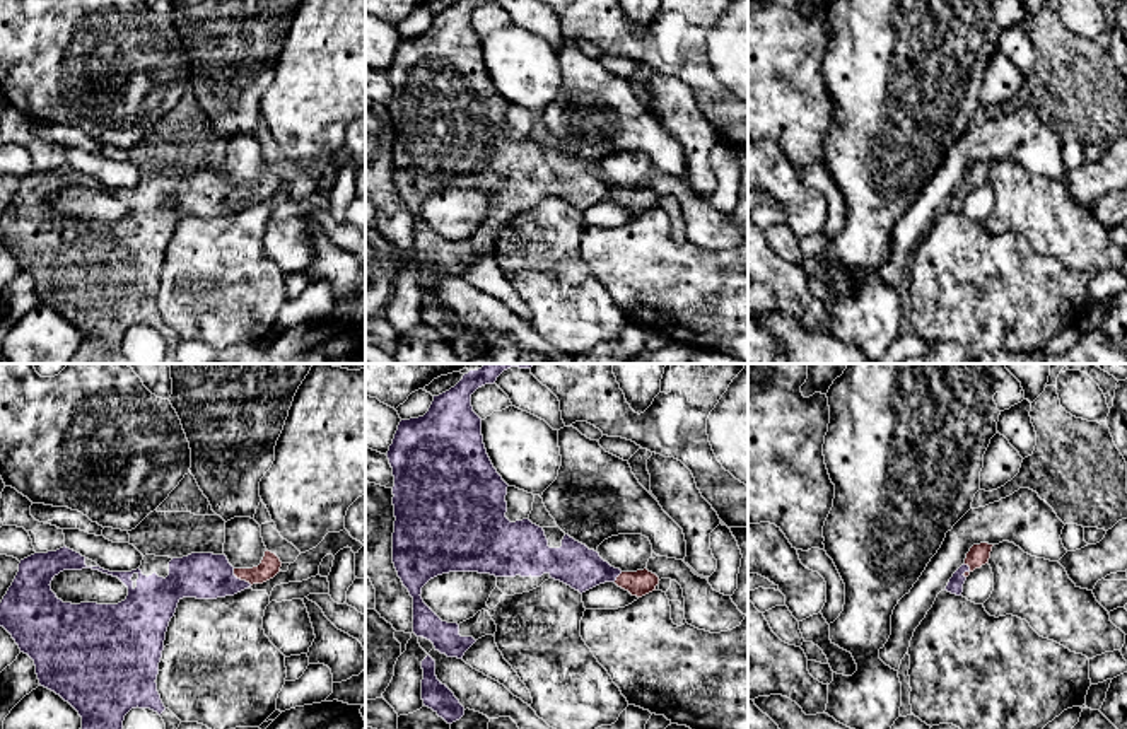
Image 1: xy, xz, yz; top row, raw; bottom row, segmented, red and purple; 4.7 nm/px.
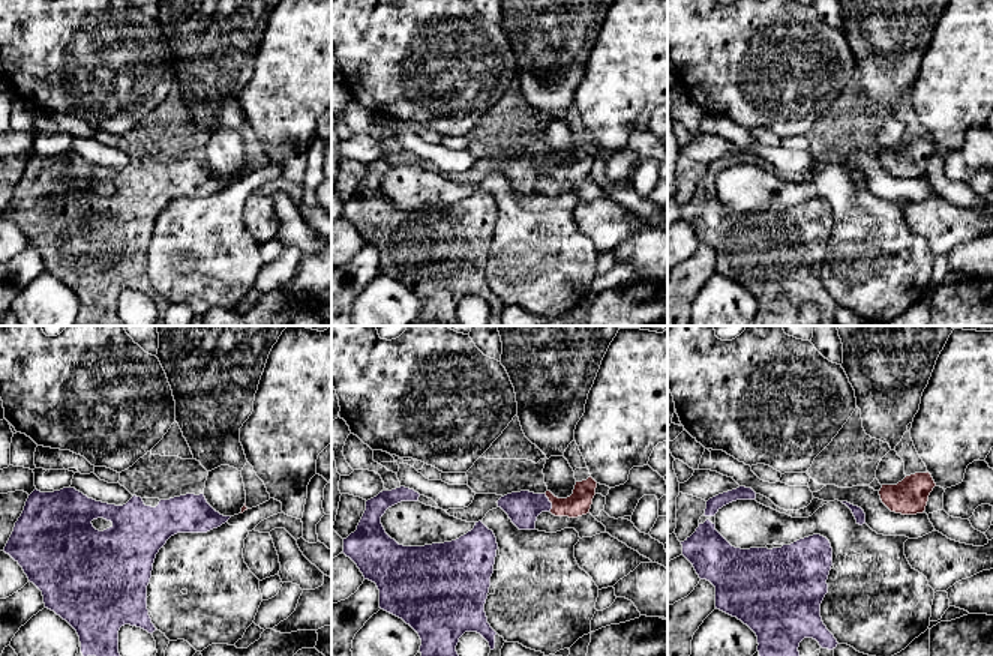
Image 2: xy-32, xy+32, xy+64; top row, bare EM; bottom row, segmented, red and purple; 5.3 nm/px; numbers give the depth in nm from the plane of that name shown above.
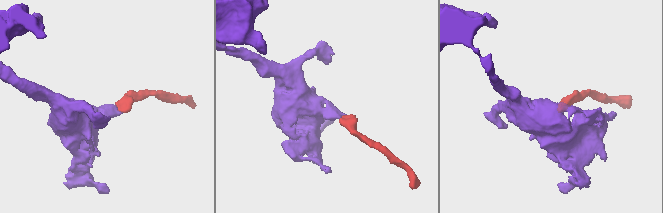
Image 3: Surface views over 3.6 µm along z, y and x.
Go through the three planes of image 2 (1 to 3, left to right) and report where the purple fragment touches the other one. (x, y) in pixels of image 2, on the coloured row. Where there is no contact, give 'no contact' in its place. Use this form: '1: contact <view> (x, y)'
1: no contact
2: contact xy+32 (549, 500)
3: no contact

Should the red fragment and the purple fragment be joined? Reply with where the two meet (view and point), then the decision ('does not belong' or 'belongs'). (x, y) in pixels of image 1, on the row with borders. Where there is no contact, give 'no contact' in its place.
xy (241, 579) | belongs

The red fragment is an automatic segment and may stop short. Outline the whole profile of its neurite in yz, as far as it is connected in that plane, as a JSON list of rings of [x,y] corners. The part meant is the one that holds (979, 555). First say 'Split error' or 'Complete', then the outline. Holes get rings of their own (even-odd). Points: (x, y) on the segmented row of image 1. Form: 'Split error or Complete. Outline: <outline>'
Split error. Outline: [[[973,545],[966,553],[965,563],[953,574],[944,591],[961,596],[966,577],[982,565],[989,563],[994,545]]]

